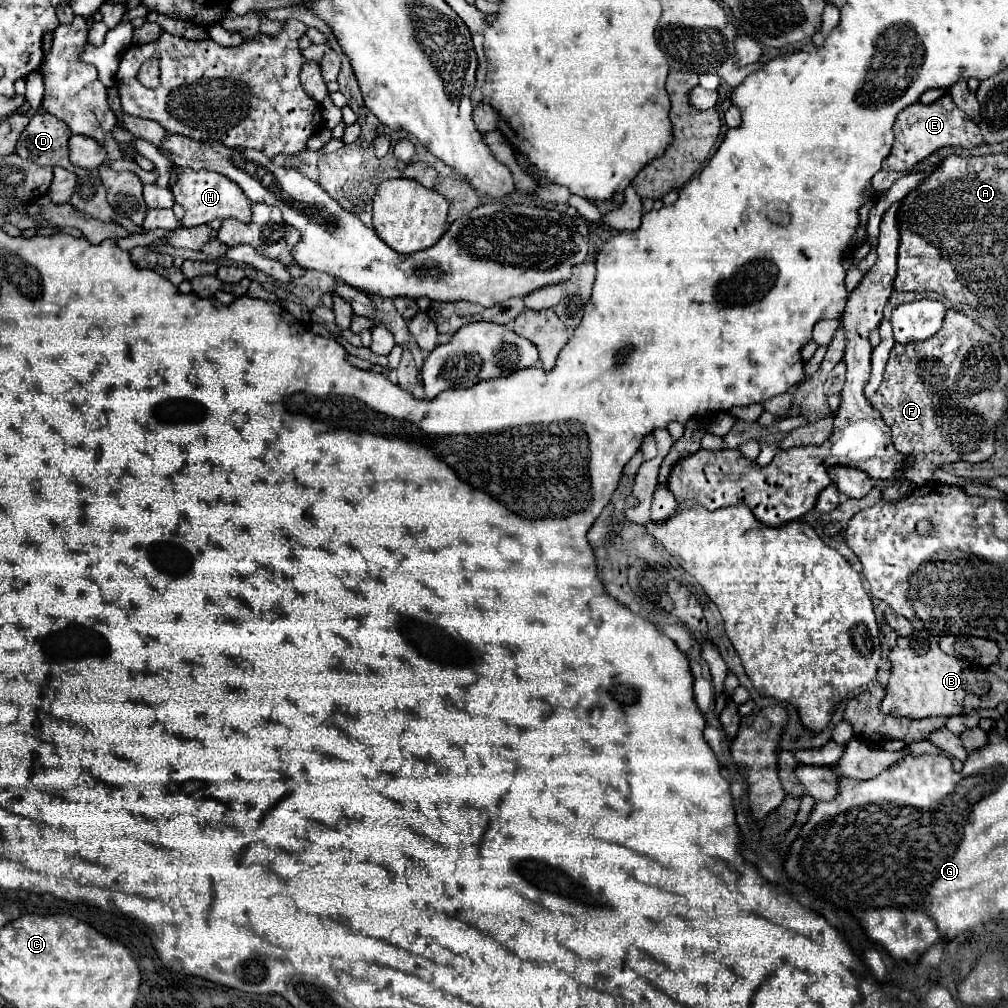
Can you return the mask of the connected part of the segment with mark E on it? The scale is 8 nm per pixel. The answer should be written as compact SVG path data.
M943 96L933 104L913 104L897 116L897 122L893 126L895 132L895 144L891 148L891 154L887 158L887 166L891 170L913 170L921 160L931 156L941 146L979 146L983 142L979 126L969 120L963 110L955 106L951 96Z

